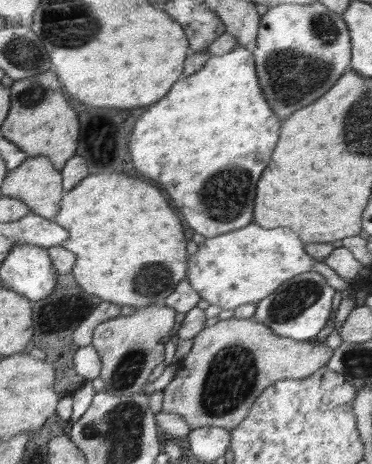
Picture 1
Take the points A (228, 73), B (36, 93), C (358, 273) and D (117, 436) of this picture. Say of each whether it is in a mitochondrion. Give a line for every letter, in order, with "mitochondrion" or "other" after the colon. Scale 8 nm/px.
A: other
B: mitochondrion
C: other
D: mitochondrion

